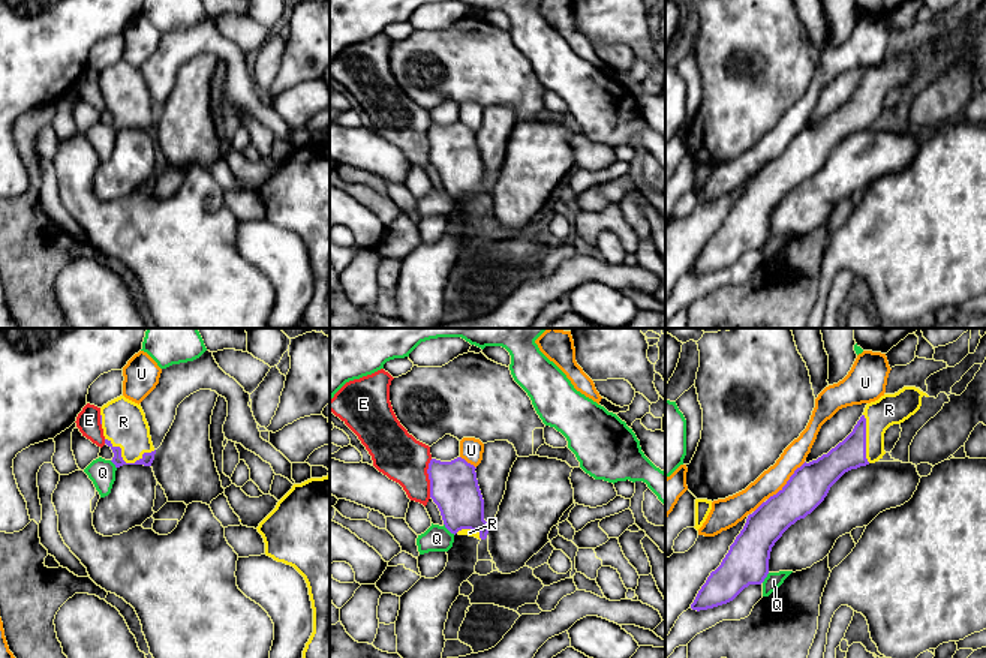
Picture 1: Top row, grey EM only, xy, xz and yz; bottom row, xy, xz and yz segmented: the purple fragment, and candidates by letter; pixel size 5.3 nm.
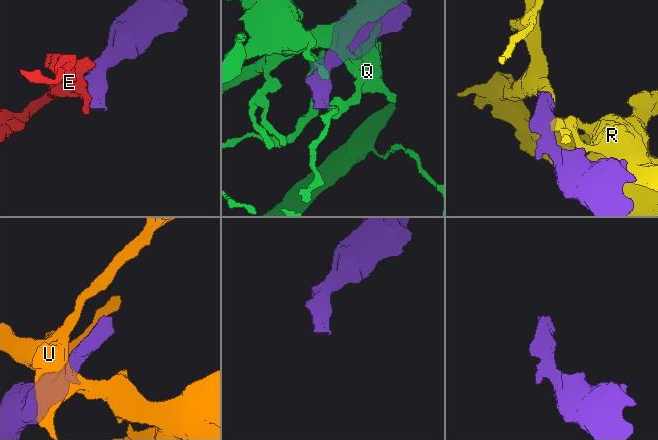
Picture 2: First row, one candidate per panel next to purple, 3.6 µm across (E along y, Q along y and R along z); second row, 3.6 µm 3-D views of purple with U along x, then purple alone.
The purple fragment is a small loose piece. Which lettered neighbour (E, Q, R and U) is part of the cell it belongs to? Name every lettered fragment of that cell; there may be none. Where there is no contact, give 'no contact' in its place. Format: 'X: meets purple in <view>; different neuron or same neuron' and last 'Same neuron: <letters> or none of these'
E: meets purple in xz; different neuron
Q: meets purple in xz; different neuron
R: meets purple in xy; same neuron
U: meets purple in yz; different neuron
Same neuron: R

